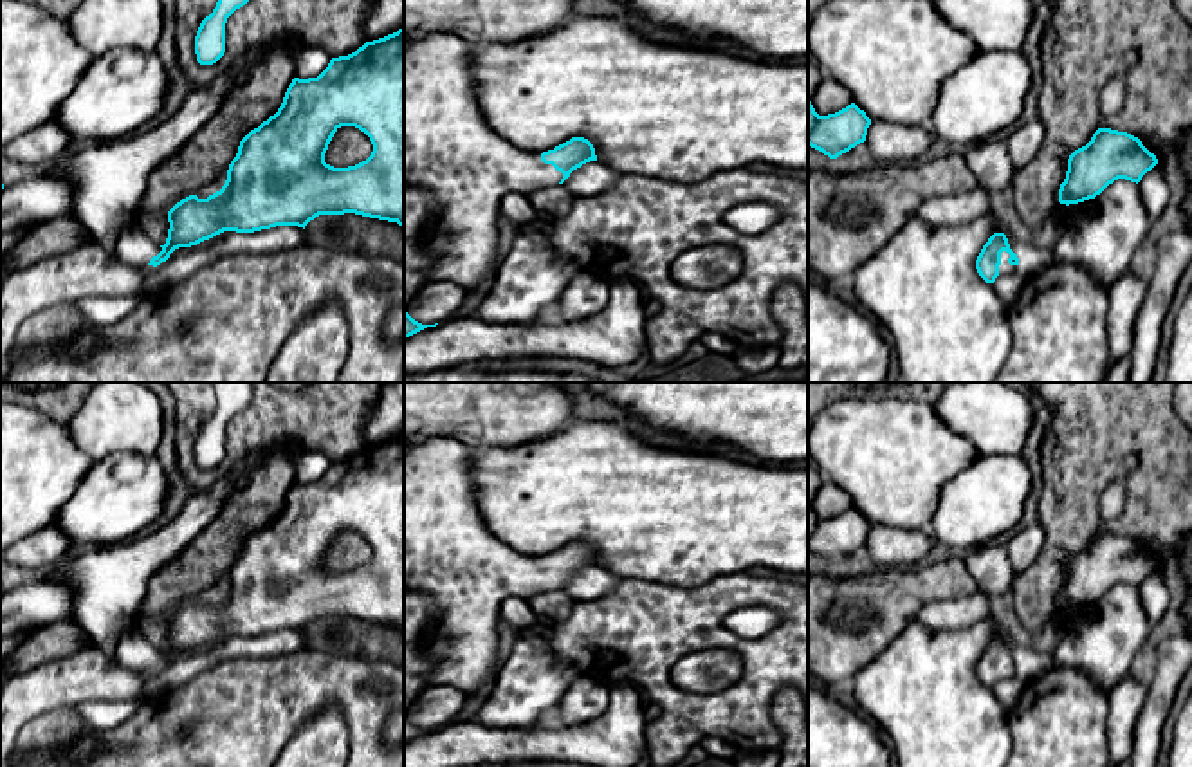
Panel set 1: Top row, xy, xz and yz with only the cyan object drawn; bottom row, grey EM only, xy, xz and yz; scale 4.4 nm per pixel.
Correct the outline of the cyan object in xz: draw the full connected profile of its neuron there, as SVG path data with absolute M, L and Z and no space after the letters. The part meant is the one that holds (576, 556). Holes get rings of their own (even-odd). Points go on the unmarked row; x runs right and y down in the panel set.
M436 437L404 448L404 590L429 594L440 608L440 626L429 642L436 661L427 686L453 686L472 693L496 680L498 615L507 597L559 594L570 578L597 565L584 541L543 558L527 558L503 545L485 525L471 476L472 448Z

